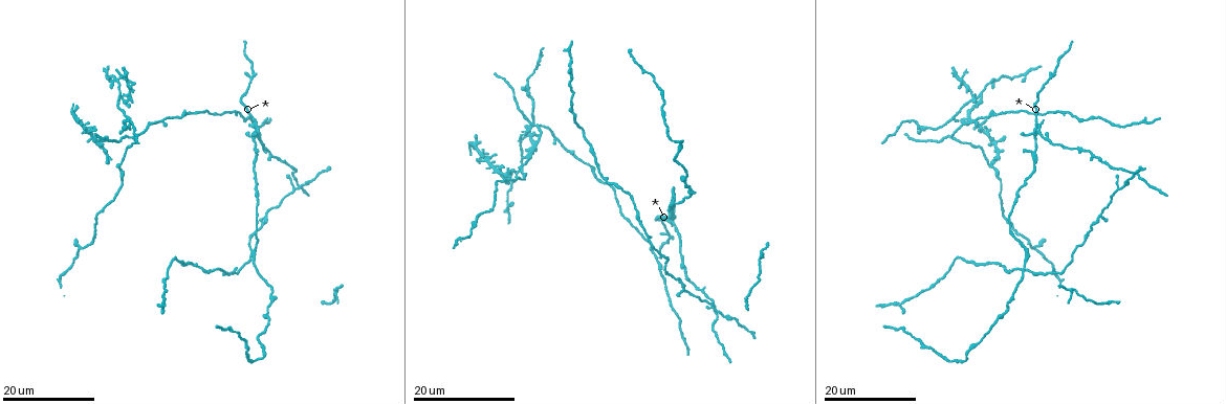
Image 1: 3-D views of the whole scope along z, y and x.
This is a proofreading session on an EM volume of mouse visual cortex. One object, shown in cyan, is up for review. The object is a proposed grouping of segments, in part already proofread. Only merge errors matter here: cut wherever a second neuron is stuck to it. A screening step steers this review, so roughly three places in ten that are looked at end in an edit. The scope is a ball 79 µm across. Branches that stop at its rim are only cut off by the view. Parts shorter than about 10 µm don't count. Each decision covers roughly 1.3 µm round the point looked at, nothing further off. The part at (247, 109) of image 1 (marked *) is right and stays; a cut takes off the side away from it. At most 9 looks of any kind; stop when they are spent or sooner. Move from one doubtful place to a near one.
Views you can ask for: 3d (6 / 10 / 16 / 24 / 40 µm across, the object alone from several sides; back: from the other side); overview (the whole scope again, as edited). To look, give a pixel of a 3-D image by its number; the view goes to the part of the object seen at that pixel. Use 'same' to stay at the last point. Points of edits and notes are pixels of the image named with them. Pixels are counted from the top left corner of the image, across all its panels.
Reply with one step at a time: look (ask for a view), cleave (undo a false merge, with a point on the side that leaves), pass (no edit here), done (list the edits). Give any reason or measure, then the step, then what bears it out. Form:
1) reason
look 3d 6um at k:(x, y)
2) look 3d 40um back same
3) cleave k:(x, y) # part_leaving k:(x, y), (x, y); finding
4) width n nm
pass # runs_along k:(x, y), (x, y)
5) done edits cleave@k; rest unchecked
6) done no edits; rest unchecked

look 3d 16um at 1:(654, 218)

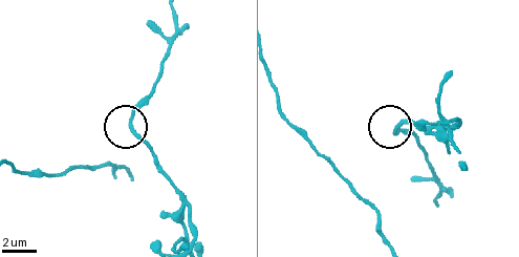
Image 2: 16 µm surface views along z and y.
look 3d 10um at 2:(395, 130)

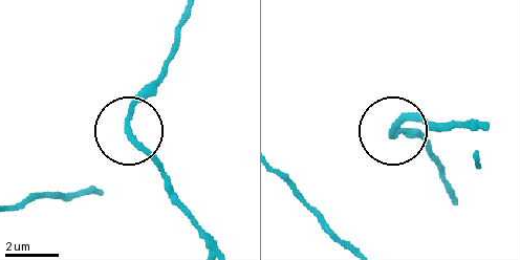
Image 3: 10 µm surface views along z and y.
side_arm 18 um
pass # all the same neuron

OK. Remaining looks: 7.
a fork
look 3d 16um at 1:(133, 138)

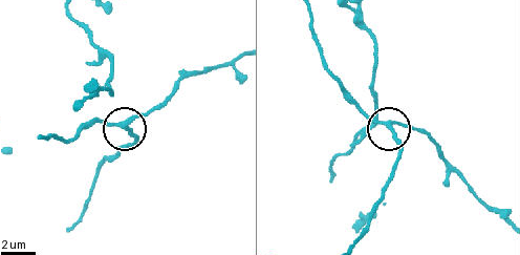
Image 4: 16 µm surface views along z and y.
look 3d 6um at 4:(126, 126)

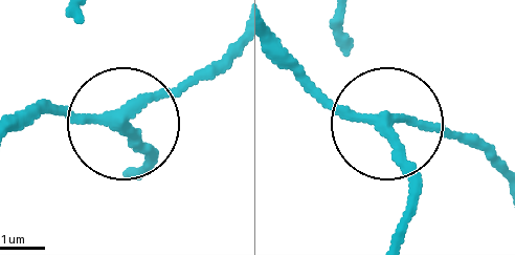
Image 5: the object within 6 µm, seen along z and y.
look 3d 6um back at 5:(385, 131)

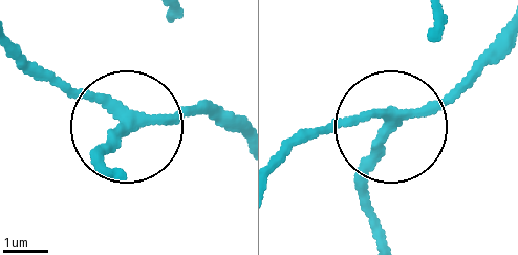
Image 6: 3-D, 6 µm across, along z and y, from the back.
width 220 nm
pass # runs_along 6:(285, 155), (364, 118), (421, 114), (499, 42); one neuron here

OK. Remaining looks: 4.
side arm on a straight run
look 3d 16um at 1:(160, 119)

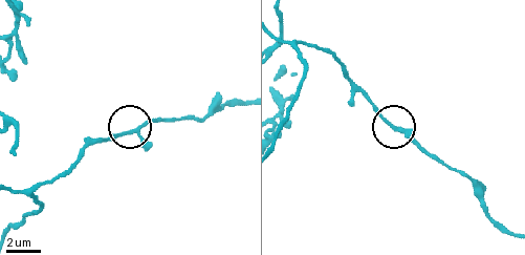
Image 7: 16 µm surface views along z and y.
look 3d 6um at 7:(393, 127)

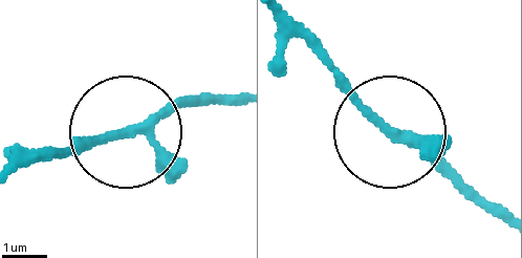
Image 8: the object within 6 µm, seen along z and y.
pass # runs_along 8:(238, 95), (204, 95), (50, 151); one neuron here

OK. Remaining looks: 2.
a narrow waist
look 3d 16um at 1:(903, 302)

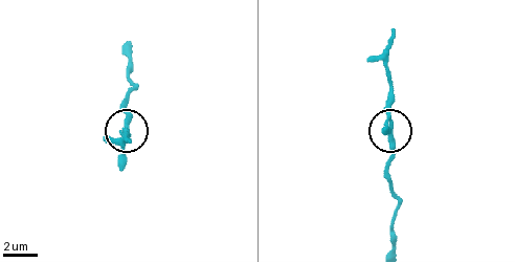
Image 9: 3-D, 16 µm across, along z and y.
zoom in
look 3d 10um at 9:(390, 124)

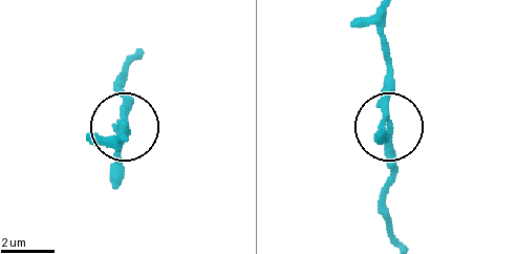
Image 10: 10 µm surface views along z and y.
width 180 nm
pass # runs_along 10:(396, 237), (383, 196), (389, 176), (389, 57); one neuron here

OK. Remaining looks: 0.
done no edits; rest unchecked

